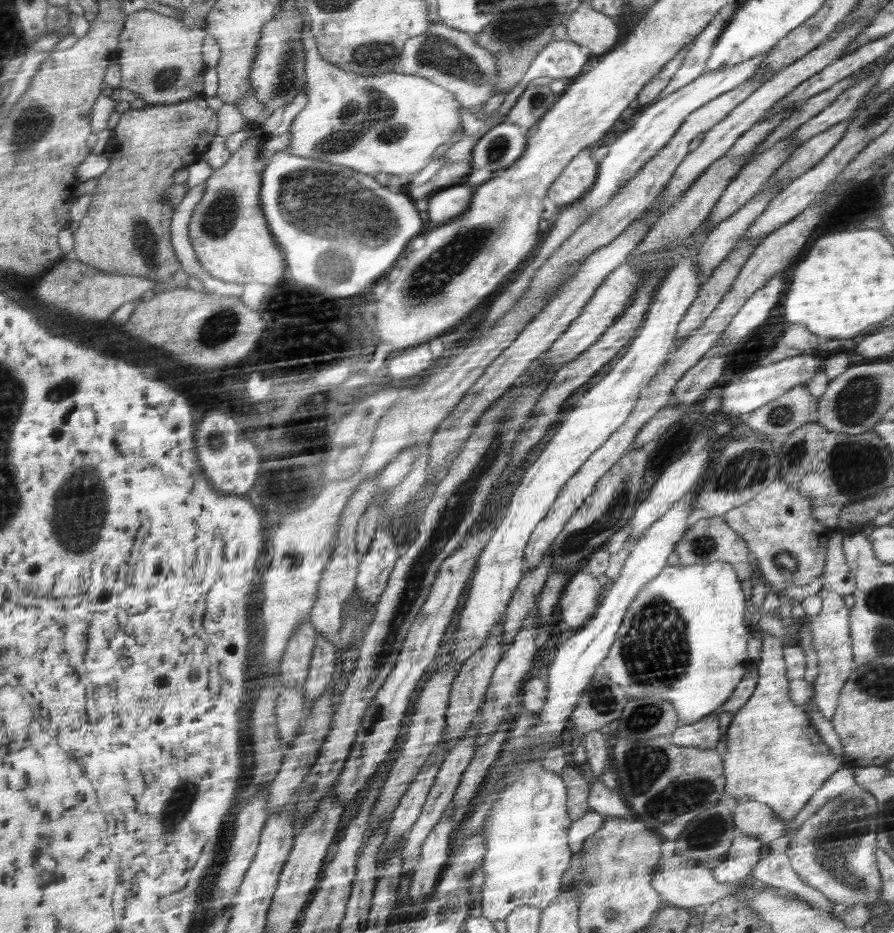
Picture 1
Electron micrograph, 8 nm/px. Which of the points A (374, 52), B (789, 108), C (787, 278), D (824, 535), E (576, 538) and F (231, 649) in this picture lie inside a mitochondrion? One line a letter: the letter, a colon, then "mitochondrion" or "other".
A: mitochondrion
B: other
C: other
D: other
E: mitochondrion
F: other

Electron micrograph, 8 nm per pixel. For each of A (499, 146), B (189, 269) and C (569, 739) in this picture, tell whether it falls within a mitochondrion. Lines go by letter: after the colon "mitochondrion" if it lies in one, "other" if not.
A: mitochondrion
B: other
C: other

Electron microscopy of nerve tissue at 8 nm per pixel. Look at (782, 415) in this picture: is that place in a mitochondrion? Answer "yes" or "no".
yes

